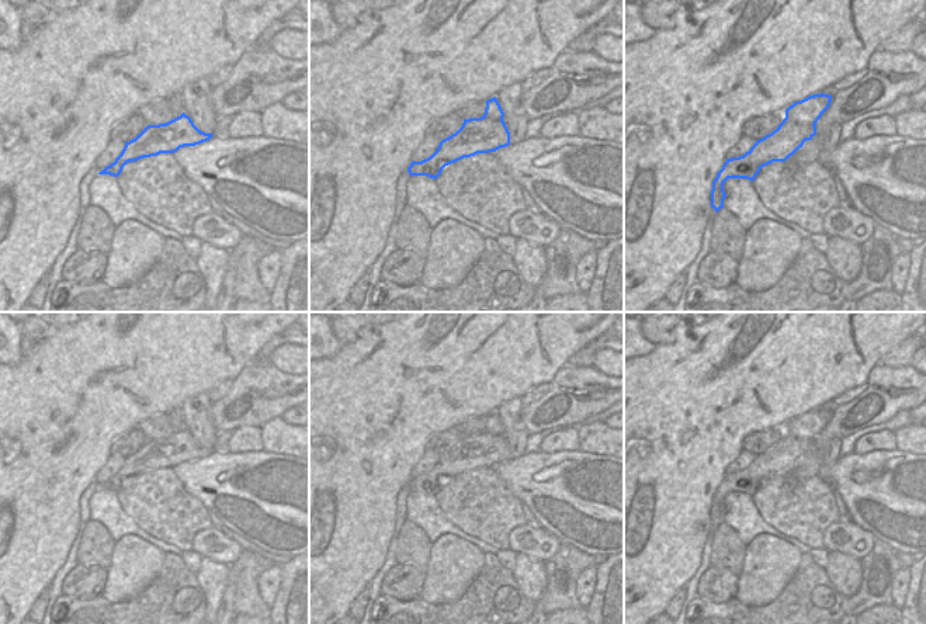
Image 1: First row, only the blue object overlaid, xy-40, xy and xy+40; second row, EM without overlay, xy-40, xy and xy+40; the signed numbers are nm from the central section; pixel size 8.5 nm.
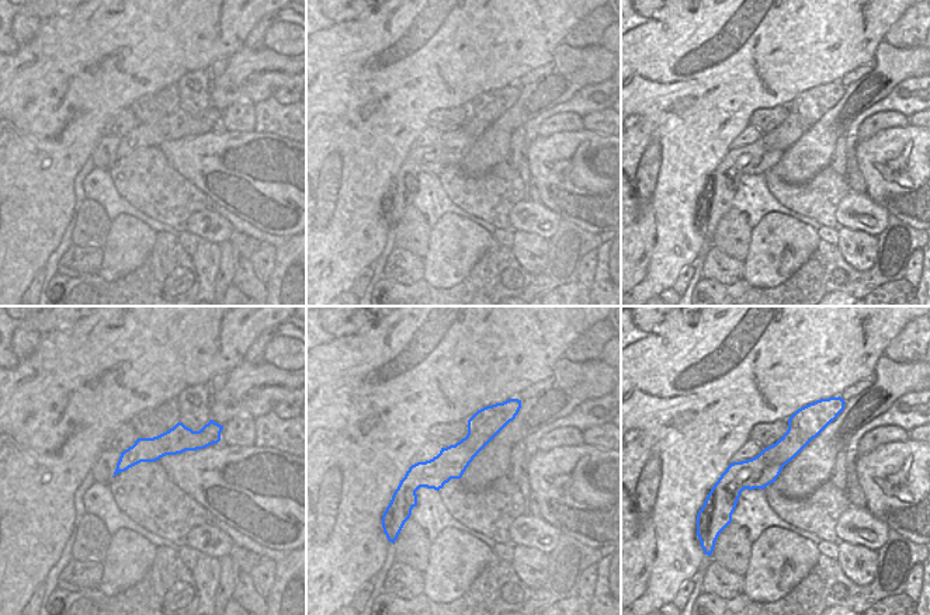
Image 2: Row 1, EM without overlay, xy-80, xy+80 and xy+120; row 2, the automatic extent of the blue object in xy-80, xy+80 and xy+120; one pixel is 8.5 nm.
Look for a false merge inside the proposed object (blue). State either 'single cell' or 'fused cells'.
fused cells

